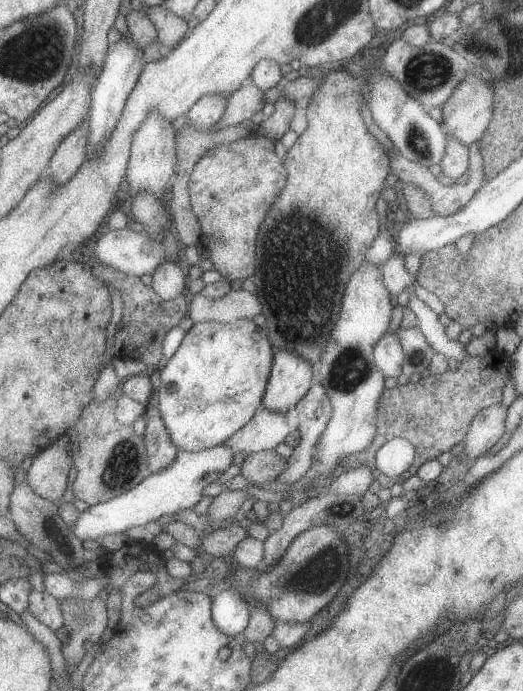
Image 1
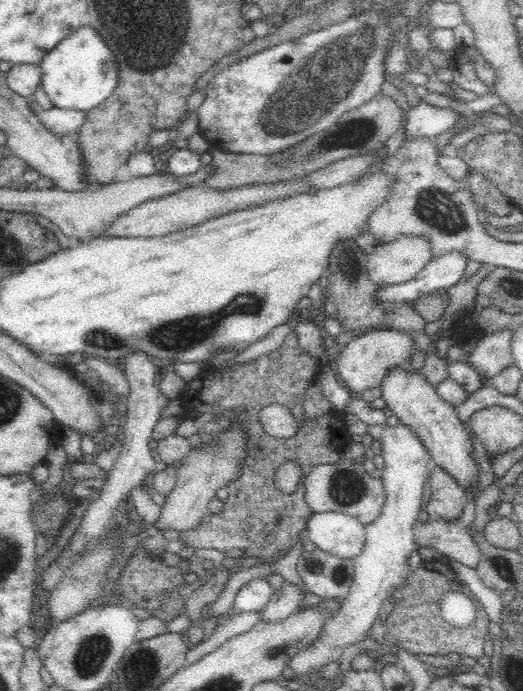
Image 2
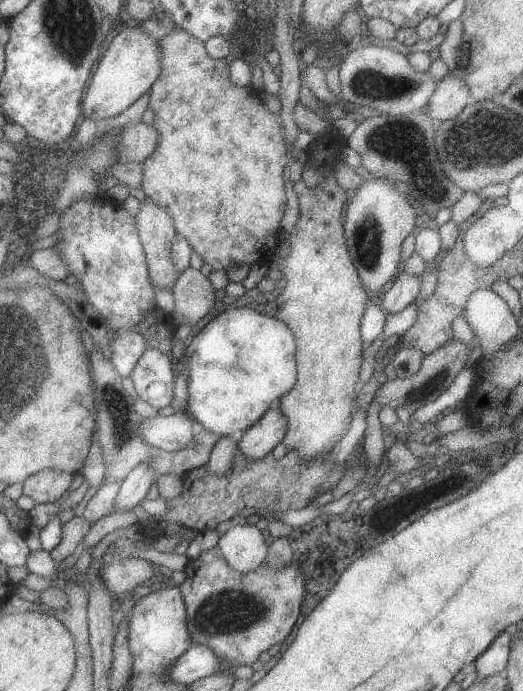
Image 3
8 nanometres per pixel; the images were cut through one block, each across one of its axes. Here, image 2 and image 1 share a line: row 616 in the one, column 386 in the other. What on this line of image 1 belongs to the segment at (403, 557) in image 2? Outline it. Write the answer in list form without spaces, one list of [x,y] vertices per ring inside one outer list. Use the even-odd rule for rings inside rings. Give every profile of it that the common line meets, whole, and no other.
[[[396,332],[384,334],[374,350],[375,366],[386,377],[398,377],[403,373],[403,352]]]

